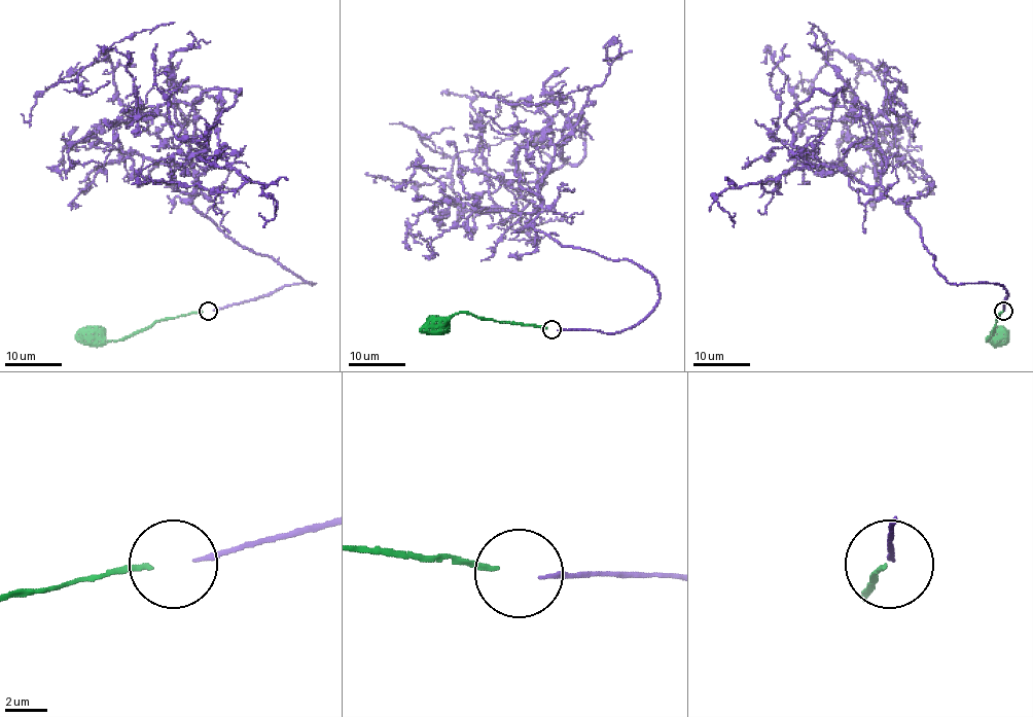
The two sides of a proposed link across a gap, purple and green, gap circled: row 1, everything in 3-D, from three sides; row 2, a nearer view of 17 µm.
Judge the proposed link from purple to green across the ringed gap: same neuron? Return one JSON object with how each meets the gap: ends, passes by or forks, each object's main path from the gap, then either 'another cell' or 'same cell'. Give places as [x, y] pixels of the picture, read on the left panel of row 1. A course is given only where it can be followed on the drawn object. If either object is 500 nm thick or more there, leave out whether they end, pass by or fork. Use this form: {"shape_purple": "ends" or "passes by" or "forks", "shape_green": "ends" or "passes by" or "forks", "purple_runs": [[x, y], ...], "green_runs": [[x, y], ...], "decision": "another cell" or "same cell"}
{"shape_purple": "ends", "shape_green": "ends", "purple_runs": [[213, 310], [315, 283], [235, 243], [189, 202], [200, 187], [185, 131], [127, 107], [108, 60], [21, 114]], "green_runs": [[203, 312], [155, 320], [118, 341], [100, 341], [94, 336]], "decision": "another cell"}

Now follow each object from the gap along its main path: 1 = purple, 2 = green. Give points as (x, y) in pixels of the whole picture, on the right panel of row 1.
1: (1004, 310), (1000, 284), (949, 283), (884, 191), (888, 91), (865, 61), (851, 61), (848, 114)
2: (1003, 312), (987, 341), (996, 336)

